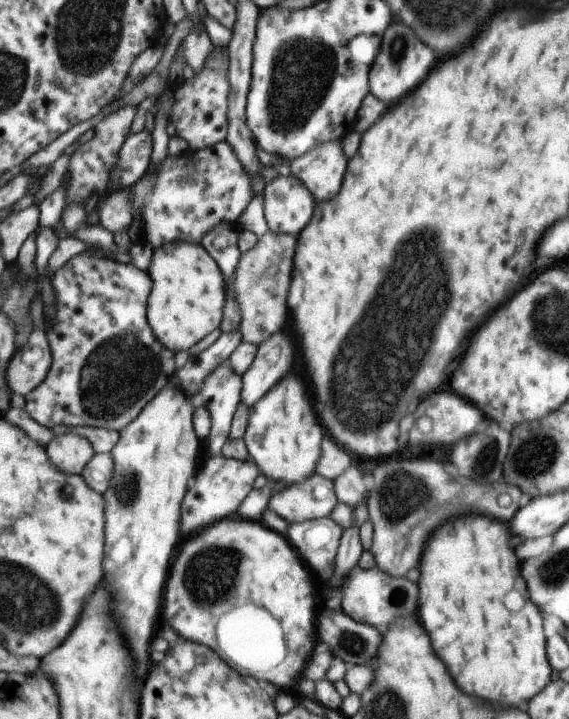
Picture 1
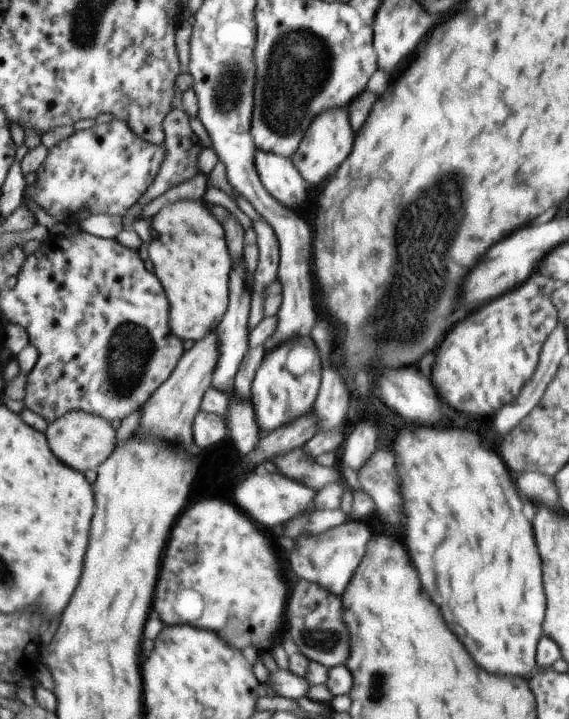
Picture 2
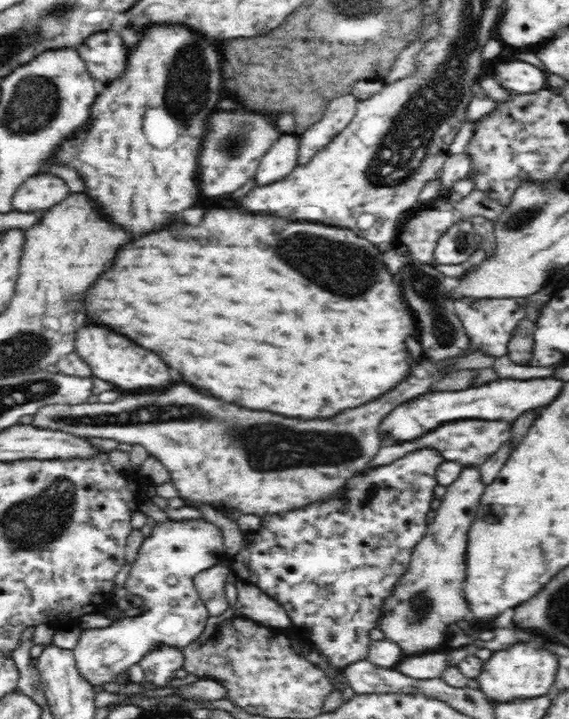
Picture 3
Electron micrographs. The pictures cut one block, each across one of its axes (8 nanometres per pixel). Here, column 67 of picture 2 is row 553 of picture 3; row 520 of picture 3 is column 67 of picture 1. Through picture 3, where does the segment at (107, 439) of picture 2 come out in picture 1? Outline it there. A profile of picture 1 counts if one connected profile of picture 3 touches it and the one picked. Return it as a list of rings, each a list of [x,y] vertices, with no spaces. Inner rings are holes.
[[[73,432],[56,436],[47,449],[60,470],[75,475],[82,475],[98,454],[89,438]]]

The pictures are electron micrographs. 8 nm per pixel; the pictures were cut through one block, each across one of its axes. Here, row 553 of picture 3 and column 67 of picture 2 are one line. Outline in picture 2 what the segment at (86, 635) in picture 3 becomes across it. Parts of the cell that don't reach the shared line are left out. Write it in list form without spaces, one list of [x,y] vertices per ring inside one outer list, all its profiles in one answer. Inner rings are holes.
[[[114,118],[109,123],[95,124],[91,129],[69,132],[58,146],[51,148],[48,160],[38,170],[38,182],[26,188],[26,198],[36,202],[57,221],[68,225],[80,225],[92,215],[125,216],[150,192],[162,172],[166,156],[165,143],[152,144],[134,133],[129,122]]]

